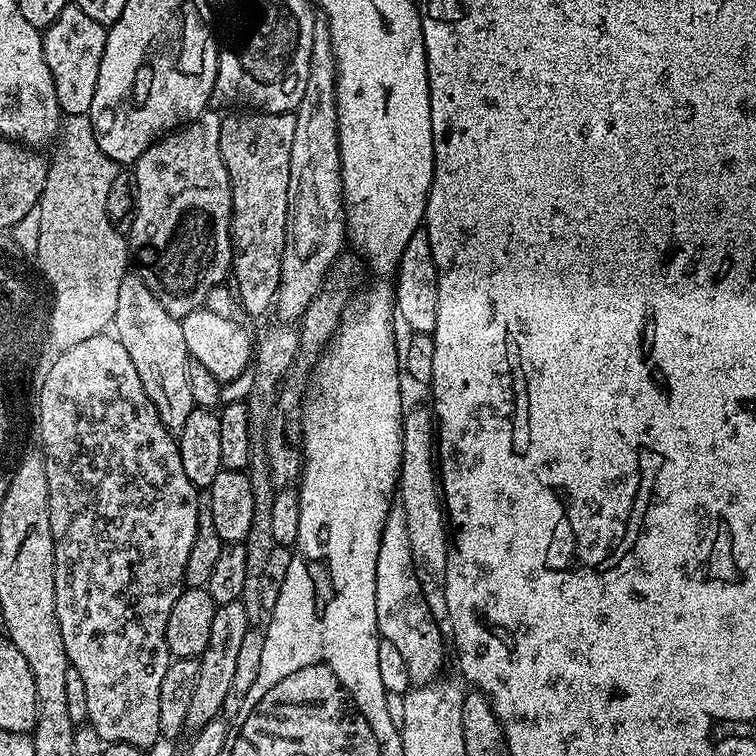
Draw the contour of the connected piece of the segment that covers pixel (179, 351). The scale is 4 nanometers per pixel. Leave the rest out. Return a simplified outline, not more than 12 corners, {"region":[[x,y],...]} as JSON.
{"region":[[128,274],[111,327],[158,418],[194,407],[181,321]]}

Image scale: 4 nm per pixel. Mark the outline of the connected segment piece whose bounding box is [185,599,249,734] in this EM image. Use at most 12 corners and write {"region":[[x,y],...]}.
{"region":[[241,599],[217,607],[185,729],[223,713],[248,629]]}

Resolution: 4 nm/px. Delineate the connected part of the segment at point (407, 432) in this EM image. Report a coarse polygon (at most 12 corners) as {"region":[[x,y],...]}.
{"region":[[431,407],[404,413],[398,500],[414,570],[447,621],[450,528]]}

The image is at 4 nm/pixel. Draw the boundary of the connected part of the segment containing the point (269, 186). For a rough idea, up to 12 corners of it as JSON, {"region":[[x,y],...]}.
{"region":[[295,112],[220,122],[239,307],[273,311]]}

